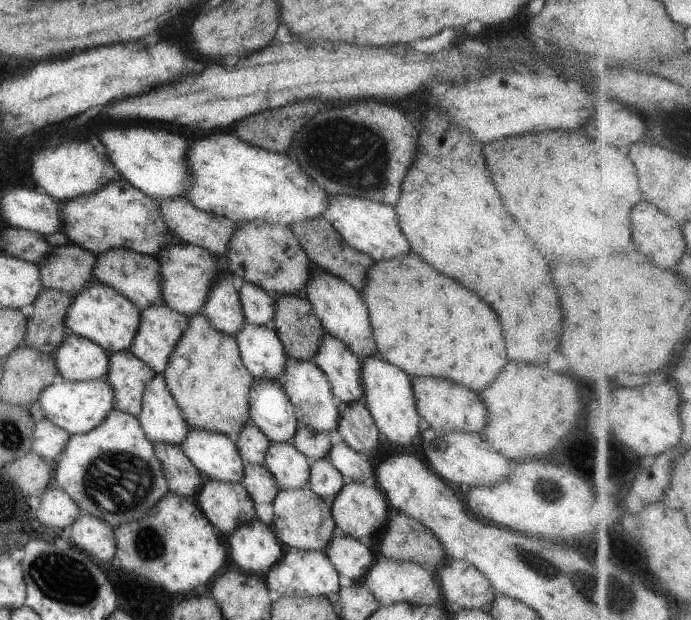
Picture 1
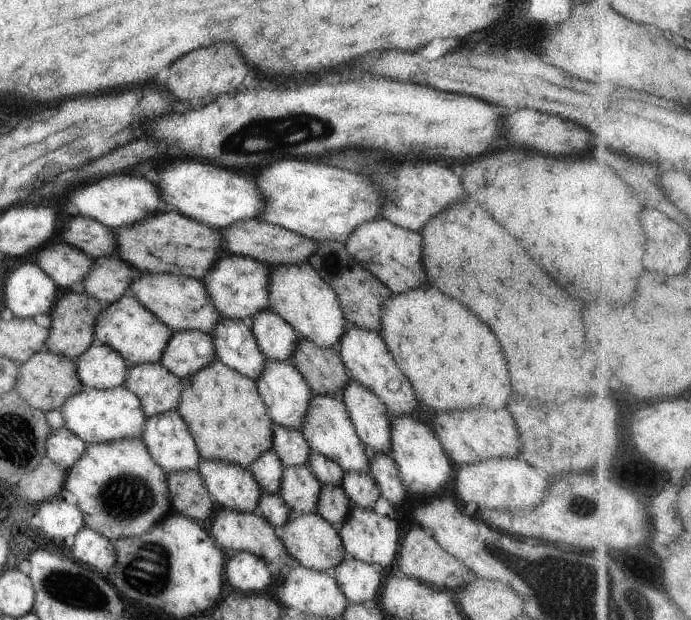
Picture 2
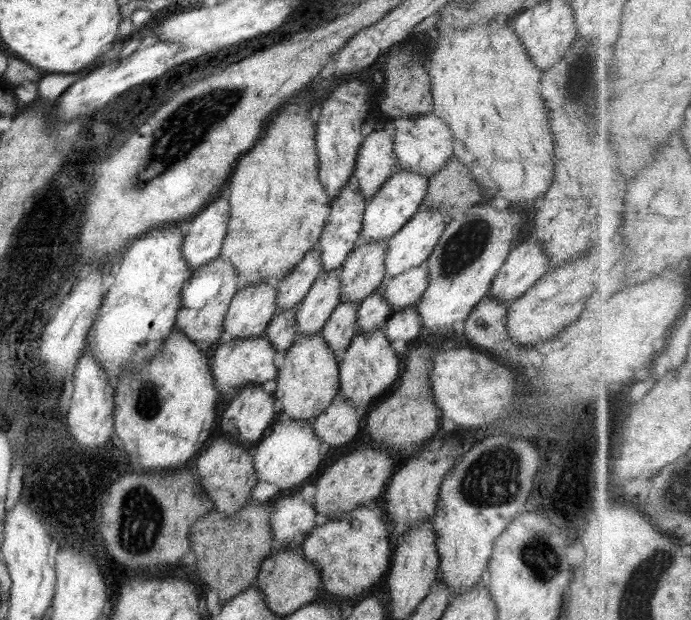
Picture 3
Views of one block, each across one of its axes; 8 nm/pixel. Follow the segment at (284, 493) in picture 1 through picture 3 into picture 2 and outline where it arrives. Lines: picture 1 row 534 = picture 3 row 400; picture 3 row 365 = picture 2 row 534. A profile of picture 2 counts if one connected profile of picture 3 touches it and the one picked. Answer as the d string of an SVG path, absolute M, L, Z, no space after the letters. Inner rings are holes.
M290 510L290 518L286 520L286 524L276 528L276 531L289 555L306 569L328 571L346 560L337 528L316 512Z

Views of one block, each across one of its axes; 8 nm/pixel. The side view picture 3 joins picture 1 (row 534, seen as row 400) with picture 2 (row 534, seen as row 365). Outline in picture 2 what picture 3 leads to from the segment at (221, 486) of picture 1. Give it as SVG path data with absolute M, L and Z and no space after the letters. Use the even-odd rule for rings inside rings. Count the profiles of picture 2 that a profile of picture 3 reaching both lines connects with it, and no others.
M220 508L218 511L220 512L212 520L209 533L222 552L234 554L245 551L253 553L258 559L264 560L266 565L276 563L283 567L288 564L291 556L278 537L276 528L266 518L256 512L236 512L236 510L228 508Z

